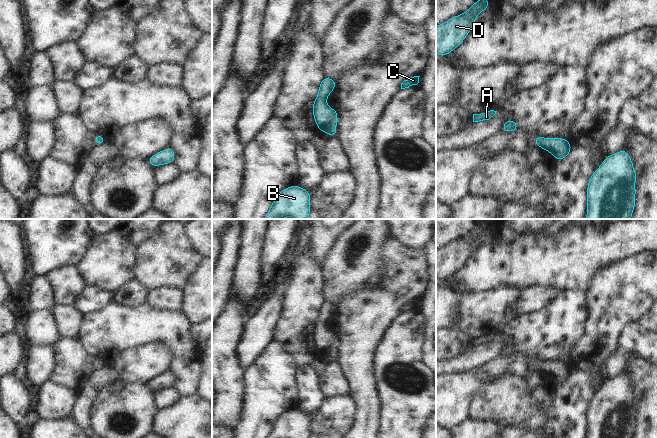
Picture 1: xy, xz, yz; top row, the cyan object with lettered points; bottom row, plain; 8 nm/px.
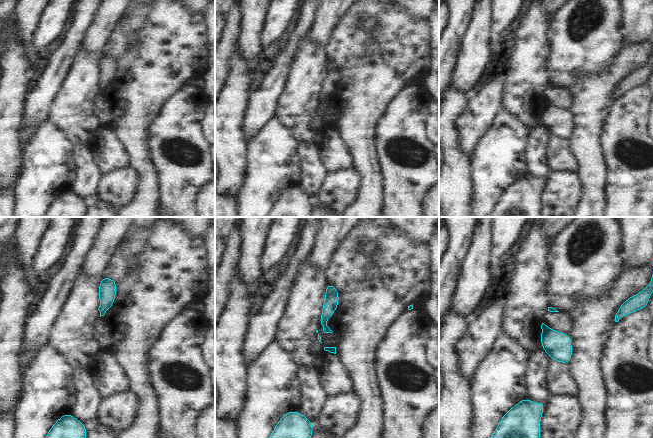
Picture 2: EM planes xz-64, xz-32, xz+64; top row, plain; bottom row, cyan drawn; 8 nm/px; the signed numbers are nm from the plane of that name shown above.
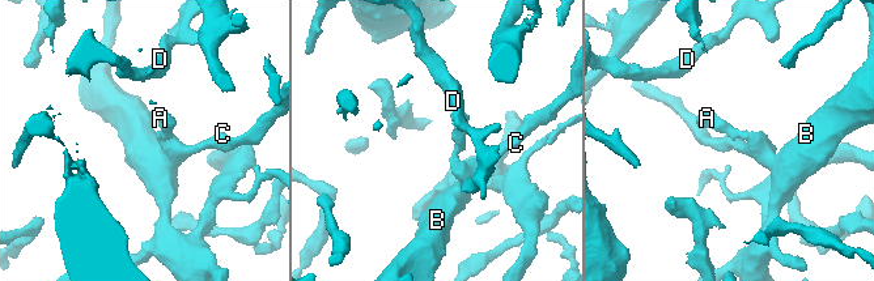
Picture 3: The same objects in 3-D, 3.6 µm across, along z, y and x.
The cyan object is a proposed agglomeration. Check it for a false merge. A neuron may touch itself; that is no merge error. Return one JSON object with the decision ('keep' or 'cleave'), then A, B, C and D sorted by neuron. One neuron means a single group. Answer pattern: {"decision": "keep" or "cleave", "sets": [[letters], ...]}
{"decision": "keep", "sets": [["A", "B", "C", "D"]]}

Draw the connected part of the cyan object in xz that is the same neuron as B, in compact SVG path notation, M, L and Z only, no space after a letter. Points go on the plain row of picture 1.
M295 408L284 412L275 421L267 438L309 438L311 419Z

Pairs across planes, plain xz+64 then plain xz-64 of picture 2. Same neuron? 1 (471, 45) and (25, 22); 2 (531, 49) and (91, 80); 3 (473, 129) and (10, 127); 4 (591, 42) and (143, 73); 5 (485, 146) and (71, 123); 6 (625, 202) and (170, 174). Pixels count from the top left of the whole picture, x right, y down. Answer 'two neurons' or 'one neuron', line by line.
1: one neuron
2: one neuron
3: two neurons
4: two neurons
5: two neurons
6: one neuron

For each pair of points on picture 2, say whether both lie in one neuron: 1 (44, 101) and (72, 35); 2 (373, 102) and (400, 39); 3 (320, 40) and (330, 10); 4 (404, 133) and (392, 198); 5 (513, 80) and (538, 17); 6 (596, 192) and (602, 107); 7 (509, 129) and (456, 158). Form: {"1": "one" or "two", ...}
{"1": "one", "2": "one", "3": "one", "4": "one", "5": "one", "6": "one", "7": "two"}

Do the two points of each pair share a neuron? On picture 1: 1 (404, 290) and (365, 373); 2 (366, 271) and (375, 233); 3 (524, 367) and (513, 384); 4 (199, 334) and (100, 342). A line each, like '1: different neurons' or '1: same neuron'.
1: same neuron
2: same neuron
3: different neurons
4: different neurons

